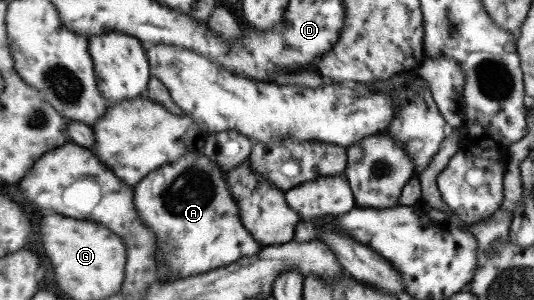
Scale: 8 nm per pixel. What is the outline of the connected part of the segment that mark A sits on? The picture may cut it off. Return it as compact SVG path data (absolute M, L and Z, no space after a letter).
M202 151L192 152L153 169L132 187L133 206L138 220L154 234L157 243L155 256L165 261L165 275L172 280L210 272L242 257L254 257L262 247L240 223L238 208L225 182L225 171L210 161Z

